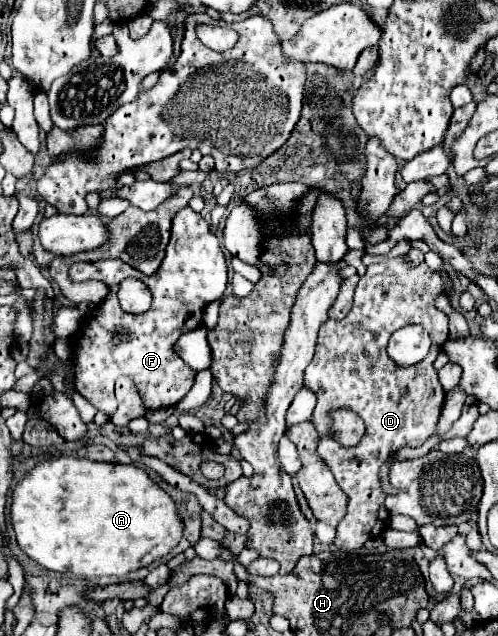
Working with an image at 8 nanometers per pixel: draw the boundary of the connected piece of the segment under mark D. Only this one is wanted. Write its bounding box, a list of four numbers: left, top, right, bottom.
[305,257,449,551]

